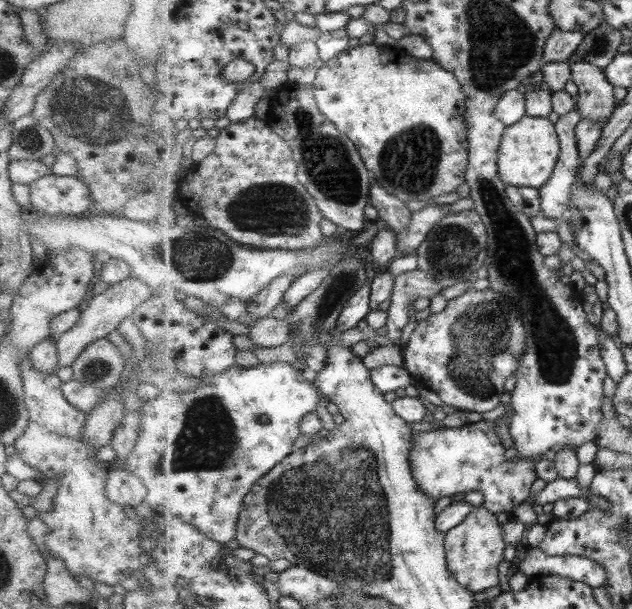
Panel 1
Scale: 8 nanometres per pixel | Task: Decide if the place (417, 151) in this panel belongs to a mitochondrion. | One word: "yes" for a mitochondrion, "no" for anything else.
yes

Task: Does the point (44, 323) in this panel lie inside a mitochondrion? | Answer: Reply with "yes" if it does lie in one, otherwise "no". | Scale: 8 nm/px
no

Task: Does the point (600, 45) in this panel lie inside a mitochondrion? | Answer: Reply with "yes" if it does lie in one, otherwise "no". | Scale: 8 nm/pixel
yes

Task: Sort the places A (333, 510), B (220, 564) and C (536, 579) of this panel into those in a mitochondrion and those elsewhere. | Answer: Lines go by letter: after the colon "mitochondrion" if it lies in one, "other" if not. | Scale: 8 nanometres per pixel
A: mitochondrion
B: other
C: other

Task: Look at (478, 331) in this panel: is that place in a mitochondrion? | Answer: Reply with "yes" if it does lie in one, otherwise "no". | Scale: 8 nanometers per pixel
yes

